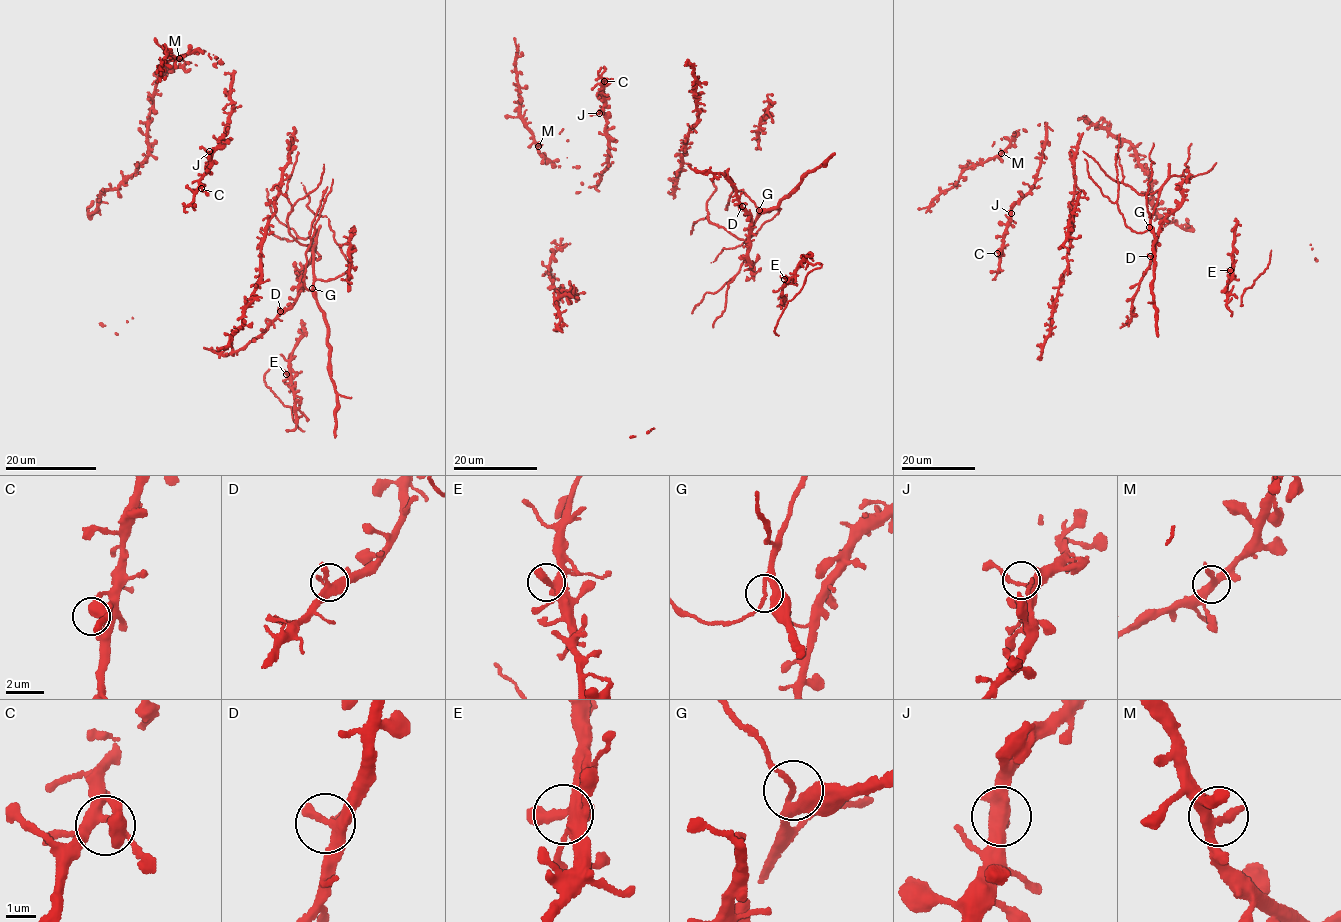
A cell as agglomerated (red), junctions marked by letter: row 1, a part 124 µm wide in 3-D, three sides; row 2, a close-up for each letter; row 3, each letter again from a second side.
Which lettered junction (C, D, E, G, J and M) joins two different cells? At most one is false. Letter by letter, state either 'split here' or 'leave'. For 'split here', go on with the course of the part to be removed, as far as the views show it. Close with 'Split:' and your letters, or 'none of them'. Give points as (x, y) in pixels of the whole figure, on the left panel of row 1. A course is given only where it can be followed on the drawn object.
C: leave
D: leave
E: leave
G: leave
J: leave
M: leave
Split: none of them

